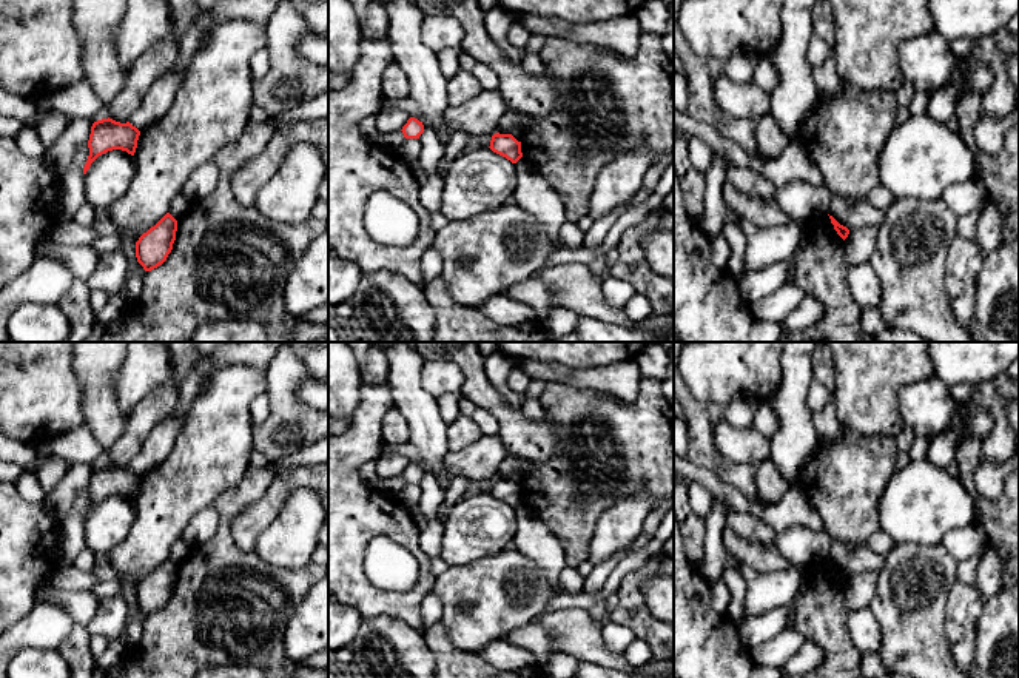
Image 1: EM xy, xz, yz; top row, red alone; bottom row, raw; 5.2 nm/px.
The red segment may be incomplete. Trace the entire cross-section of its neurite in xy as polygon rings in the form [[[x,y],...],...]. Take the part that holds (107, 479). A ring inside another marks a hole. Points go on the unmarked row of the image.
[[[109,462],[94,467],[88,485],[89,501],[83,512],[83,519],[86,519],[99,501],[108,496],[122,495],[134,501],[139,481],[140,476],[129,467],[120,468]]]

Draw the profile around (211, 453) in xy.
[[[228,365],[211,374],[187,415],[173,451],[140,476],[134,498],[137,518],[128,536],[106,553],[122,587],[125,582],[137,587],[170,558],[191,518],[244,479],[254,450],[250,405],[262,393],[267,393],[265,371]]]

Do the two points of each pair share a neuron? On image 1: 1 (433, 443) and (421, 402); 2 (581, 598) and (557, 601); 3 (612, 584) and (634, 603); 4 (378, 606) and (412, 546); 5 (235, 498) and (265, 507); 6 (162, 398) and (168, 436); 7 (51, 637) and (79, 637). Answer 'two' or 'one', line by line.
1: one
2: one
3: two
4: one
5: two
6: two
7: two

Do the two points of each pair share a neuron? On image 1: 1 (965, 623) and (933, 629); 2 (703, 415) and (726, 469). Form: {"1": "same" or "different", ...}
{"1": "different", "2": "same"}

